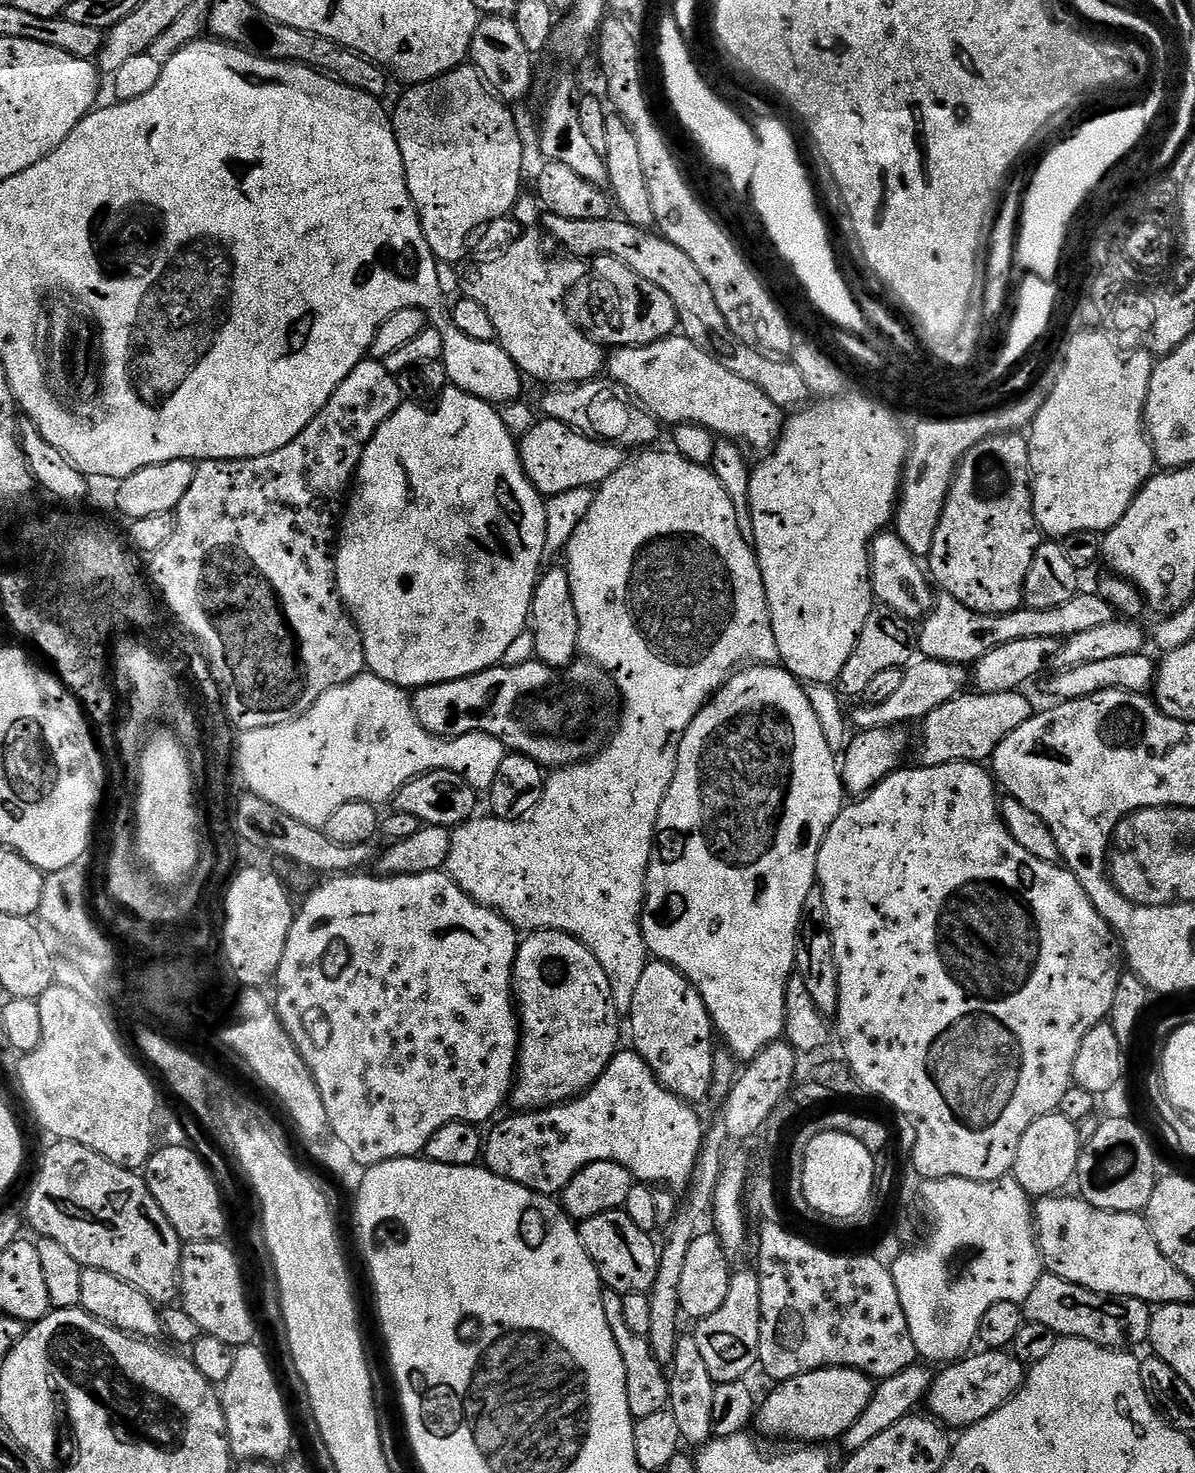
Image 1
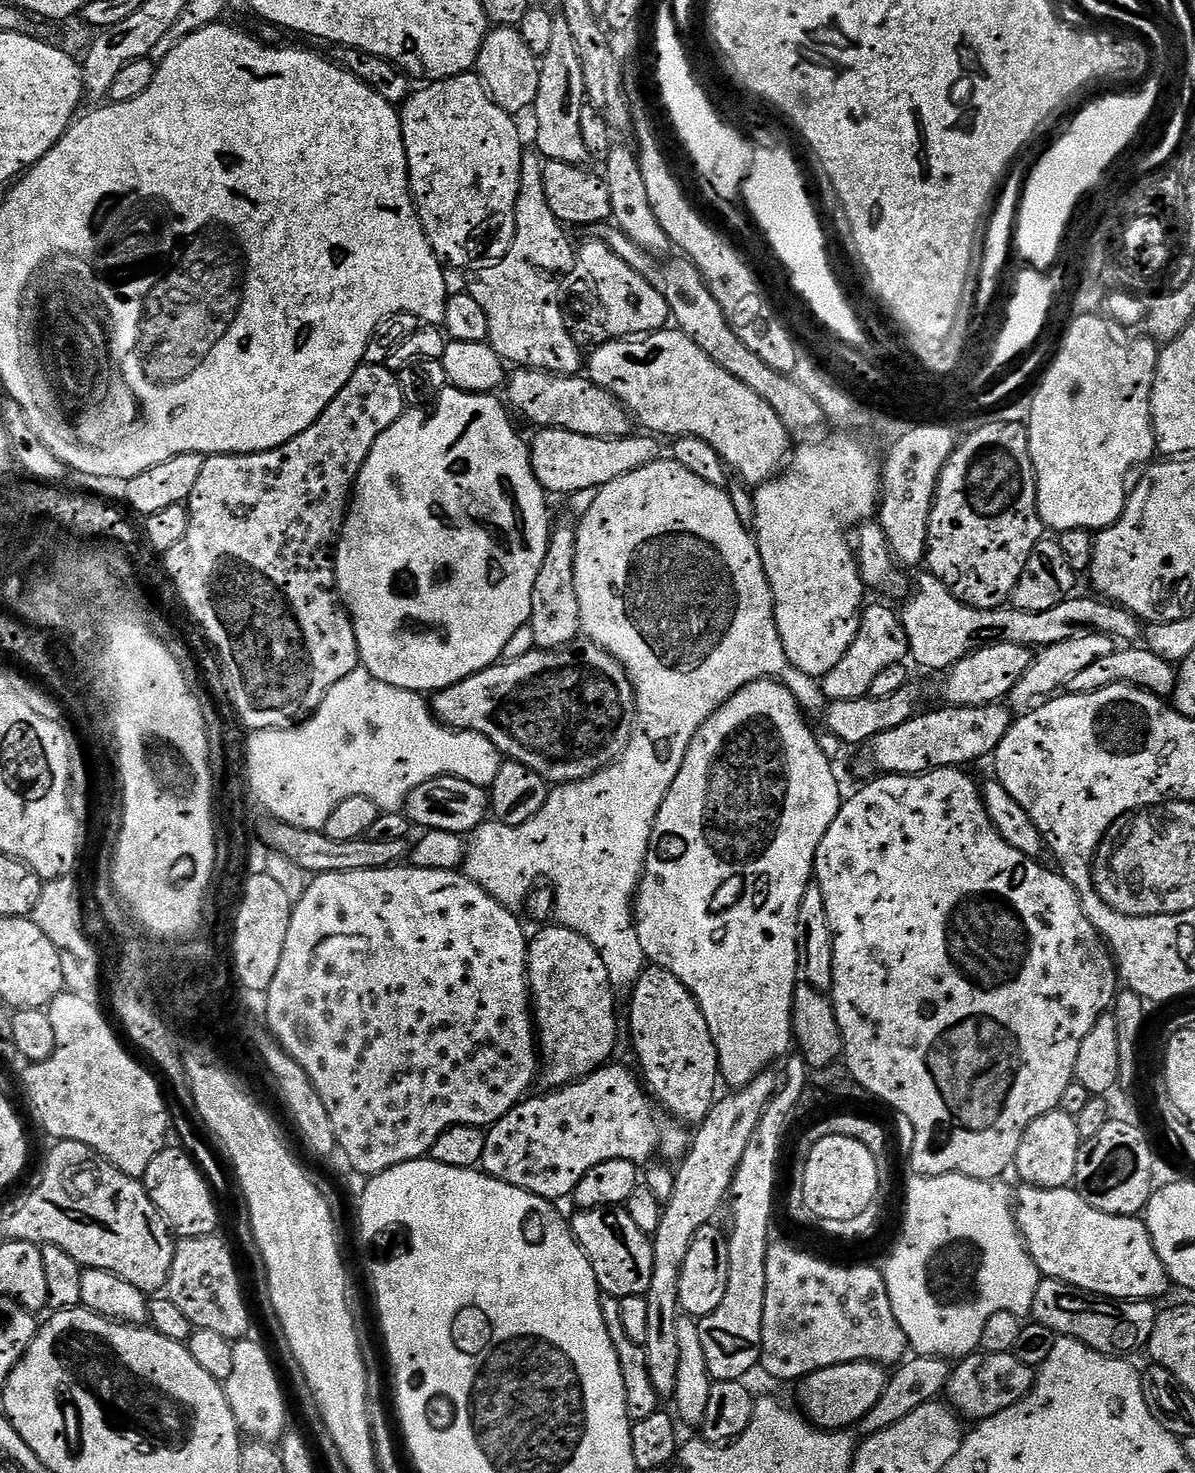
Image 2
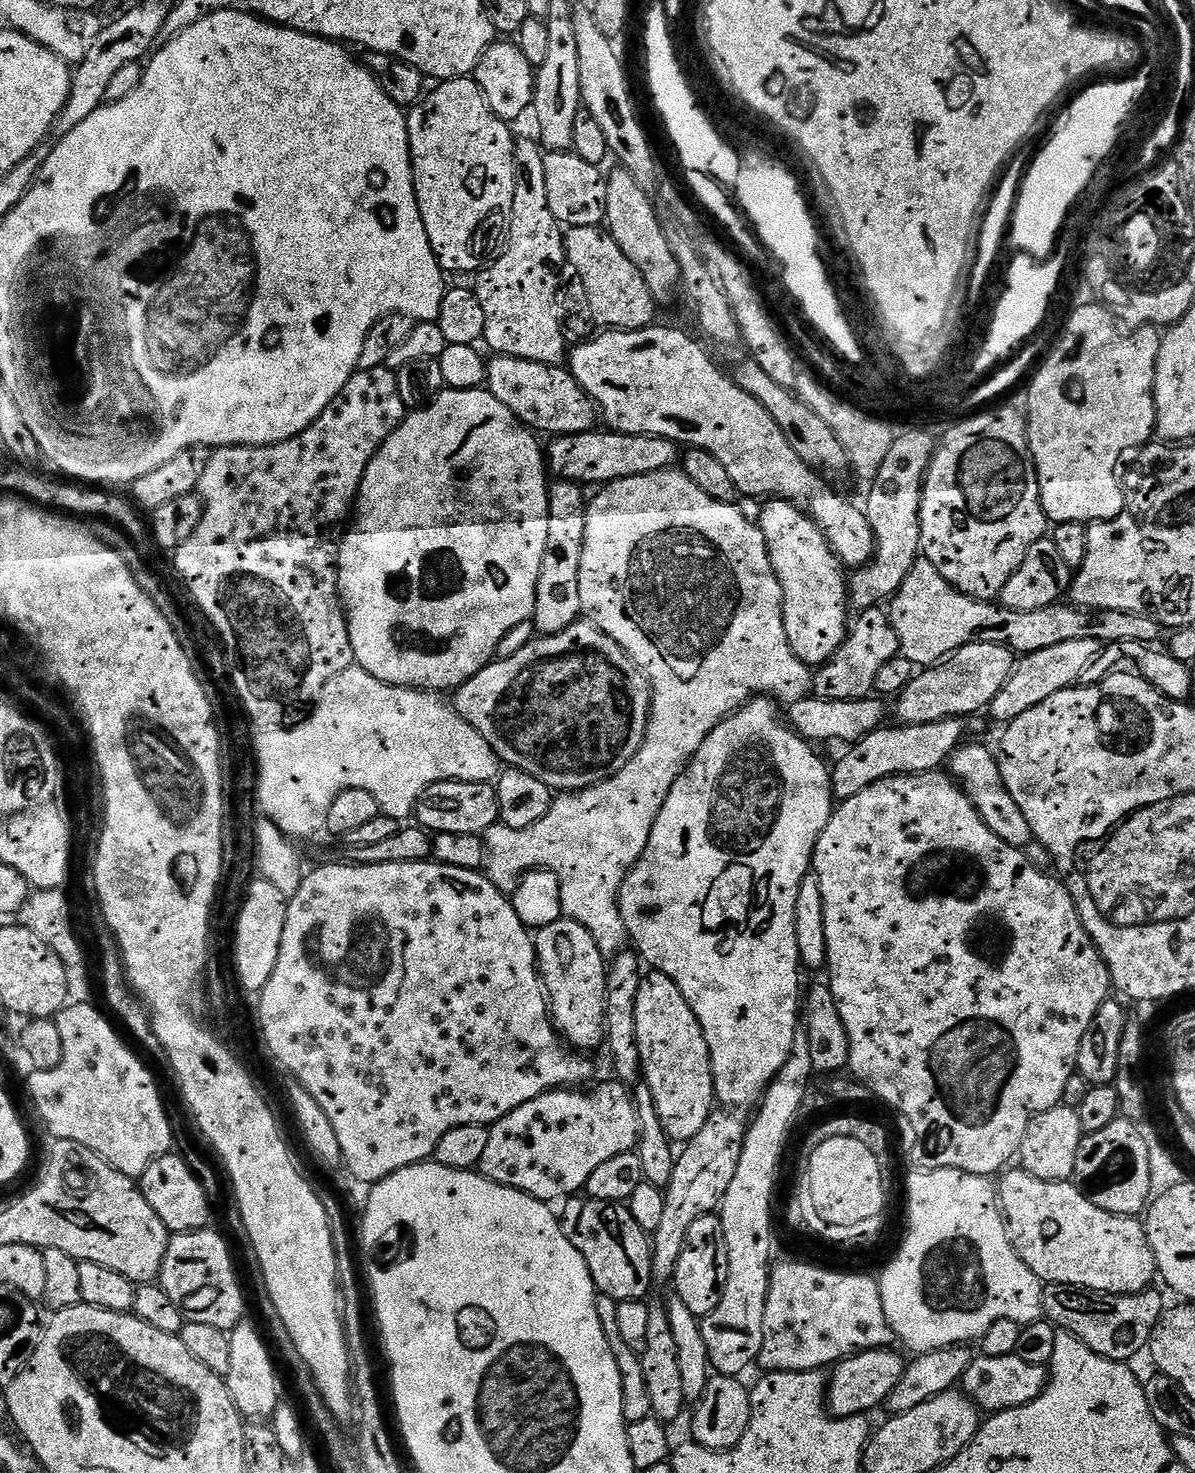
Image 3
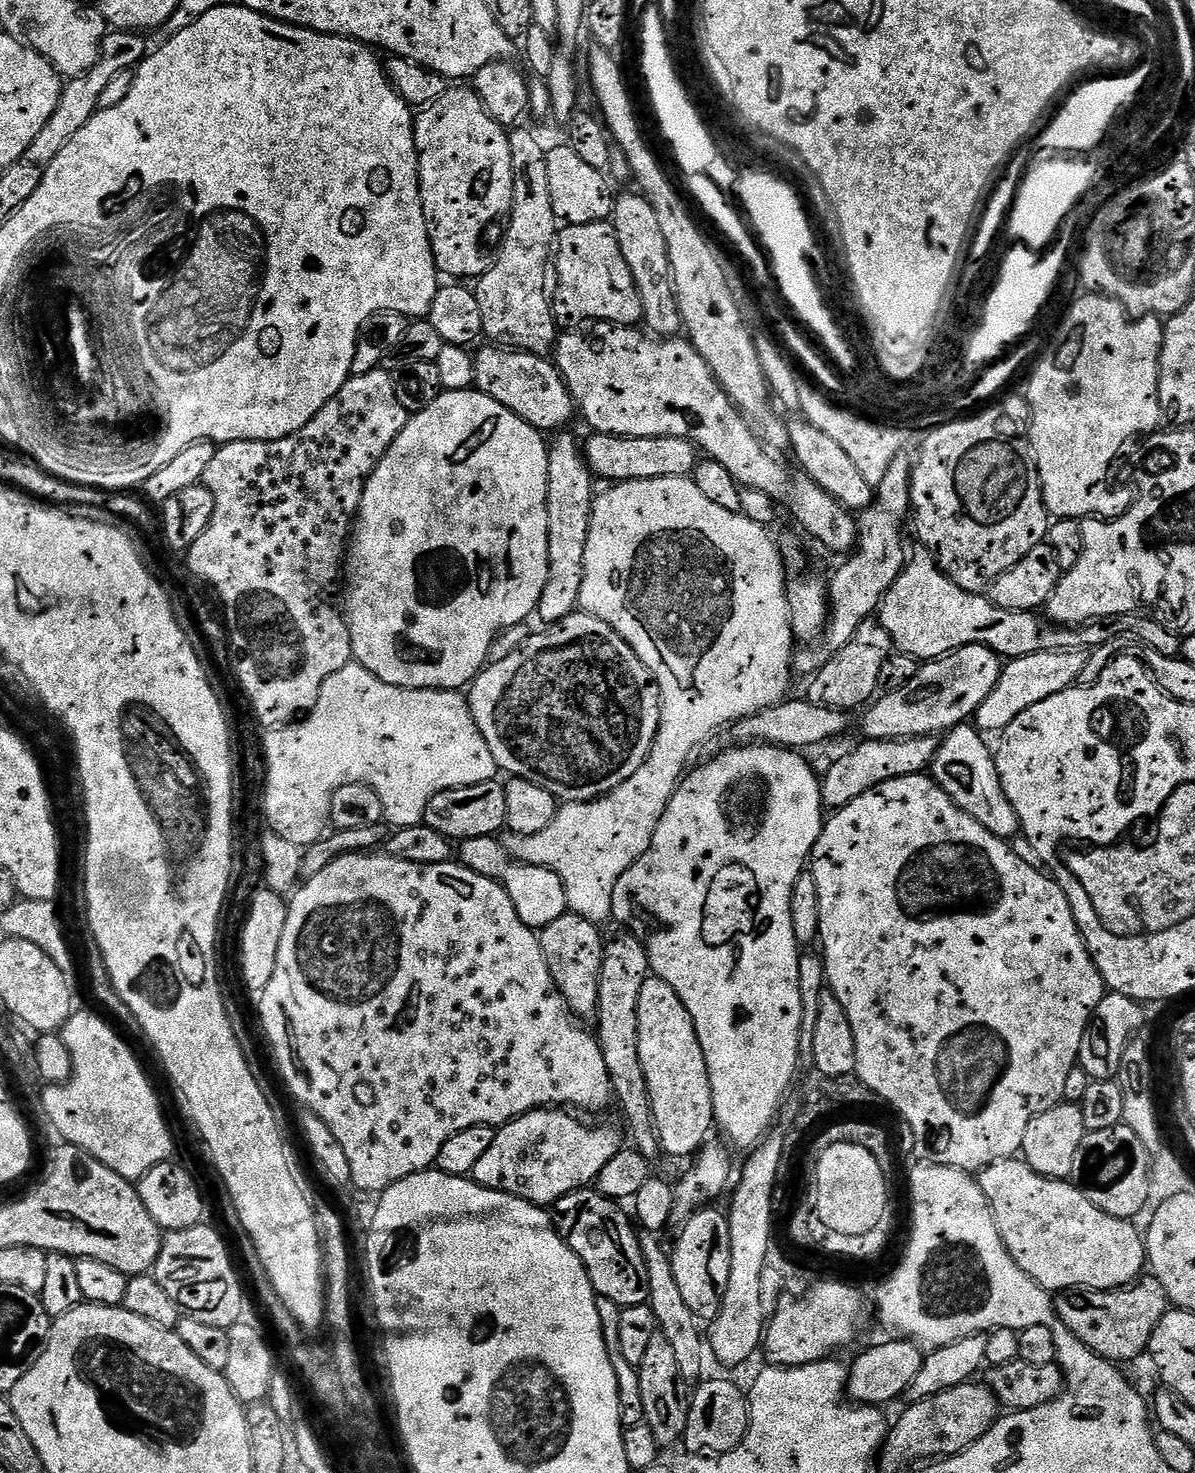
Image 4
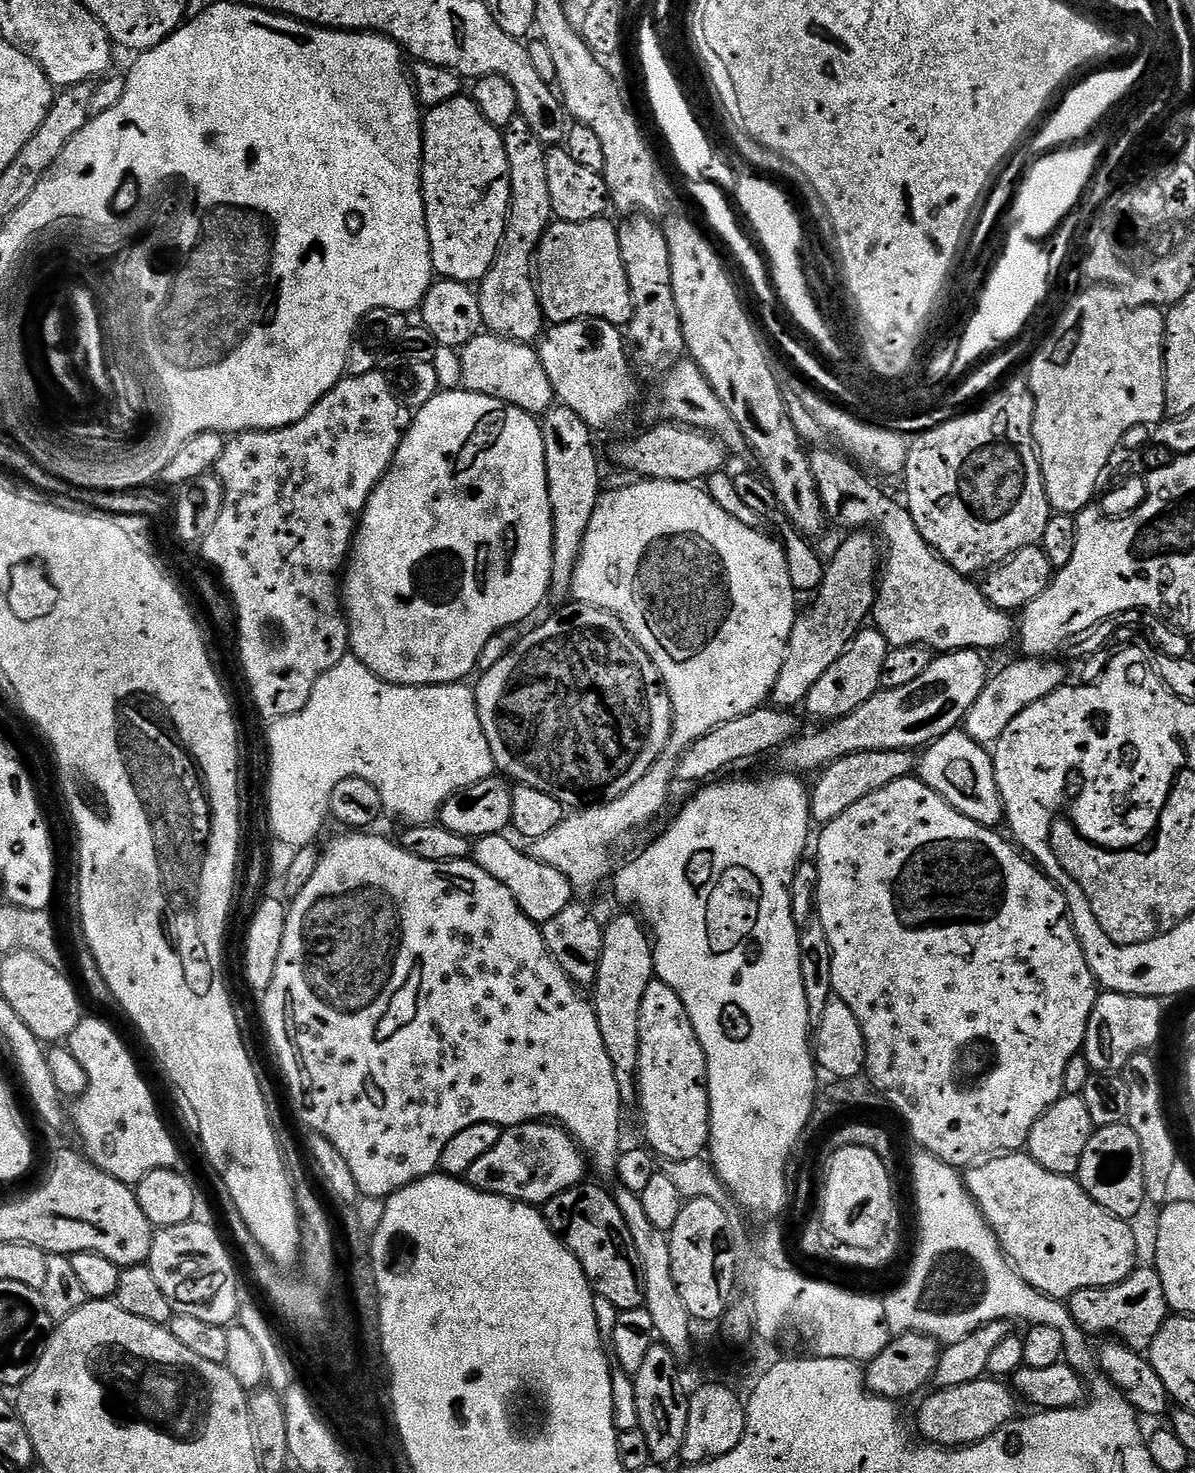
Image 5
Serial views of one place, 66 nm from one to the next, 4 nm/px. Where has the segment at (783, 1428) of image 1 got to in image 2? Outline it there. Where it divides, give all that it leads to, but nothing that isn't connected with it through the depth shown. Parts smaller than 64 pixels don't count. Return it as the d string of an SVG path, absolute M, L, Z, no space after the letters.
M871 1360L850 1362L842 1366L830 1366L826 1370L818 1370L814 1374L805 1376L800 1388L800 1404L805 1416L816 1425L825 1430L848 1430L859 1425L878 1398L882 1398L882 1390L886 1390L889 1373L885 1365L877 1364Z

